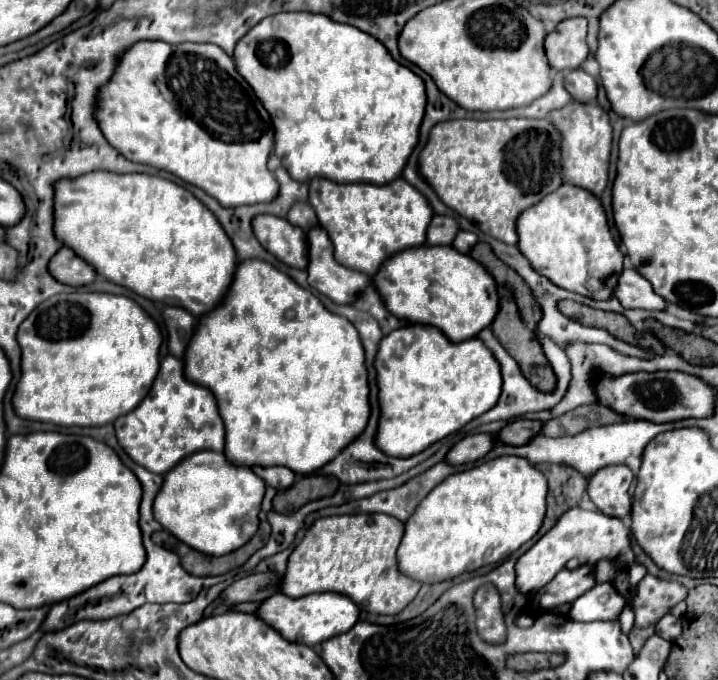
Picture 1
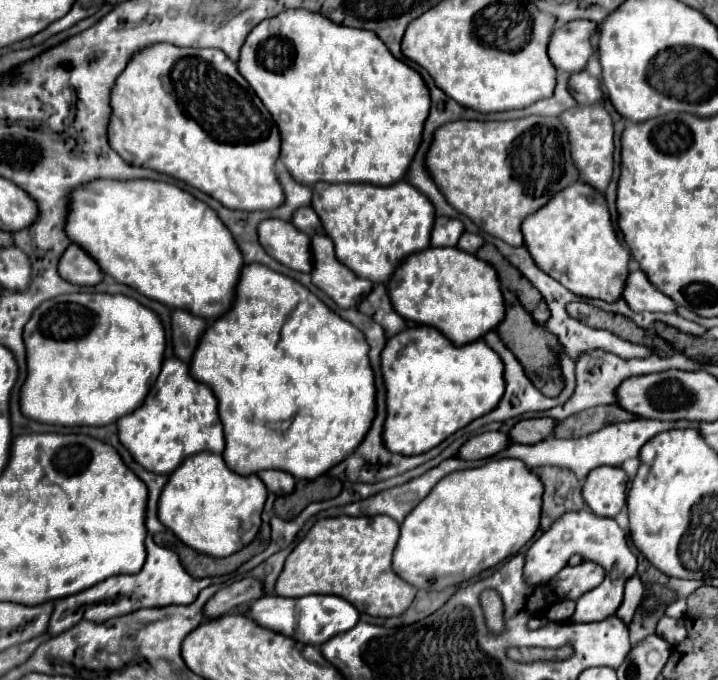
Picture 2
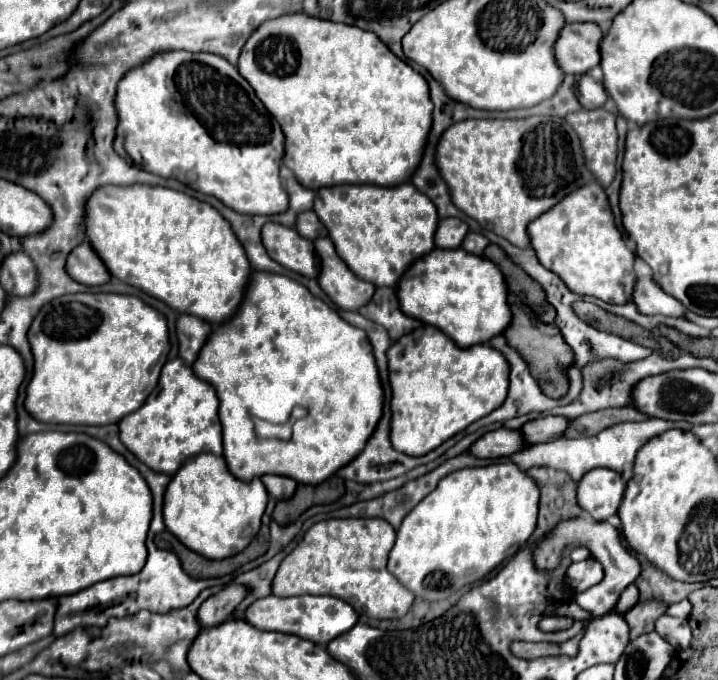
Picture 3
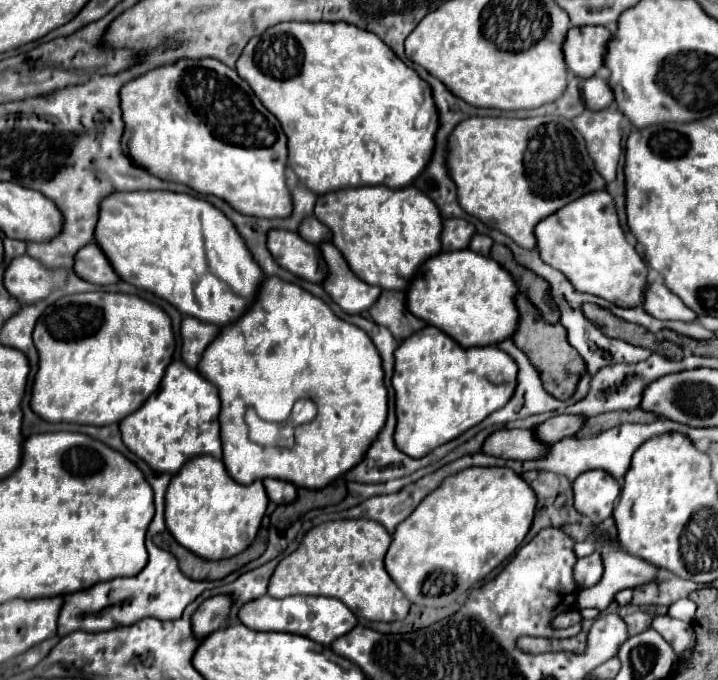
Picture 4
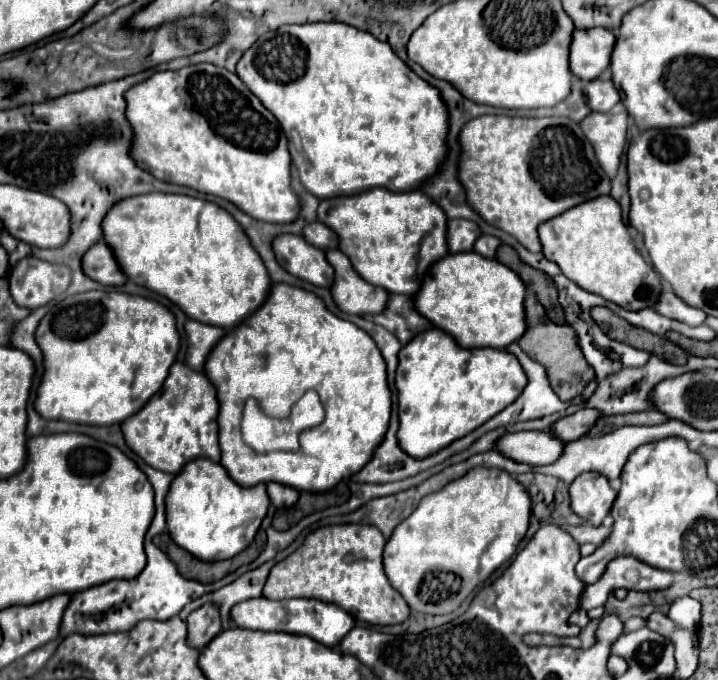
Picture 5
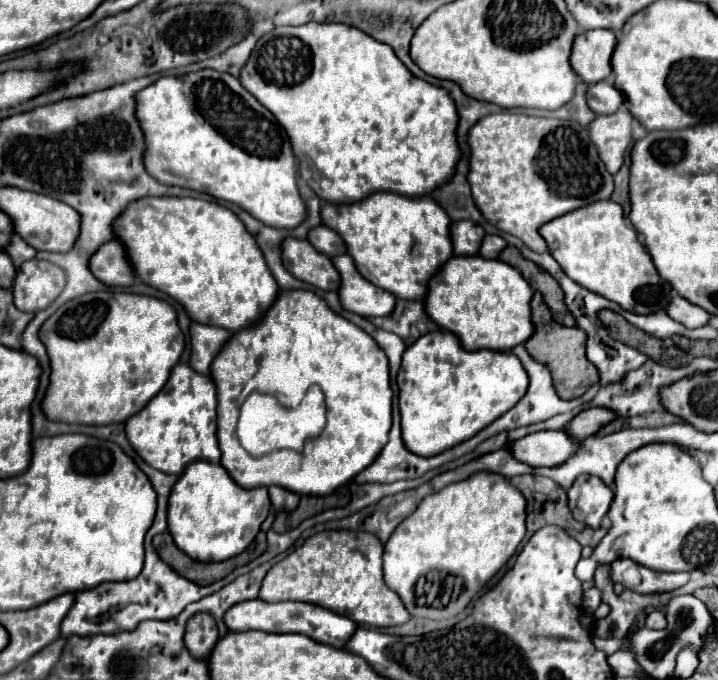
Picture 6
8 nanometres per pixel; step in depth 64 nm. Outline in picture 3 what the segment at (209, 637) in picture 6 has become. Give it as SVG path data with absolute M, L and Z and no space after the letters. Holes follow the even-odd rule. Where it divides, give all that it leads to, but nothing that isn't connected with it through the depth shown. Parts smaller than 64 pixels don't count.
M230 584L218 594L210 596L198 610L198 622L202 628L216 626L230 618L234 608L248 596L248 586L242 584Z

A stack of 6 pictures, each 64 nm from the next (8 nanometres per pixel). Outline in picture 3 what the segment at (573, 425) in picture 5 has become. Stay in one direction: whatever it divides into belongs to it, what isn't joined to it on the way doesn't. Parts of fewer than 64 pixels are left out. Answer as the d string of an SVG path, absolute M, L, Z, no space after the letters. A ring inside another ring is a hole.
M544 416L544 418L526 422L520 428L520 432L526 444L540 444L540 442L550 442L550 440L560 438L566 426L568 426L568 420L562 416Z

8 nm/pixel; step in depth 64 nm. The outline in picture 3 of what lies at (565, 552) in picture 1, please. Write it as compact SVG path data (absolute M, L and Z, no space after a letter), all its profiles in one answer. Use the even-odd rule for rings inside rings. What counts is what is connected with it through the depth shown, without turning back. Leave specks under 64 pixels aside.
M568 518L568 522L558 522L536 546L534 546L534 564L538 570L549 571L556 568L562 554L570 548L584 546L590 550L590 556L596 558L604 566L604 580L578 596L578 606L592 614L592 618L600 618L614 610L622 590L632 584L640 574L638 558L624 546L620 530L608 522L588 522L584 518Z

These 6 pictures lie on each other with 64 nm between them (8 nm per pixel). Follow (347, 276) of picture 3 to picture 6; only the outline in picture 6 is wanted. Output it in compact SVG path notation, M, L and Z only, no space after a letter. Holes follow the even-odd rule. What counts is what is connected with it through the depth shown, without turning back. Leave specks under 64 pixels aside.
M340 254L332 258L336 270L340 270L338 298L342 308L360 316L388 316L394 310L394 296L388 290L380 290L358 274L352 258Z

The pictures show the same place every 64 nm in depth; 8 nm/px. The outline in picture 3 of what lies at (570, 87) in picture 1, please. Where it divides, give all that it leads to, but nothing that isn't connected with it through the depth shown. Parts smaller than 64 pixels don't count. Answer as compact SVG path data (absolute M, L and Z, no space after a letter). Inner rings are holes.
M582 74L578 78L578 102L584 108L600 108L608 100L608 94L602 82L594 80L590 74Z

